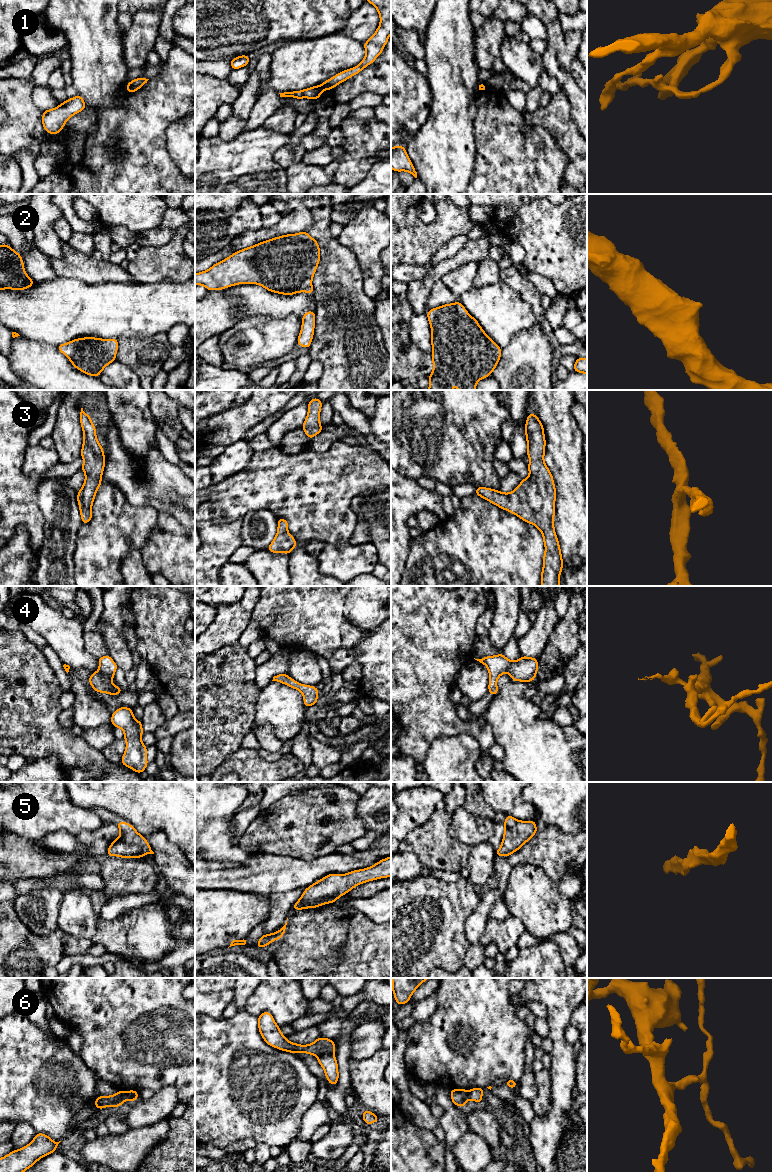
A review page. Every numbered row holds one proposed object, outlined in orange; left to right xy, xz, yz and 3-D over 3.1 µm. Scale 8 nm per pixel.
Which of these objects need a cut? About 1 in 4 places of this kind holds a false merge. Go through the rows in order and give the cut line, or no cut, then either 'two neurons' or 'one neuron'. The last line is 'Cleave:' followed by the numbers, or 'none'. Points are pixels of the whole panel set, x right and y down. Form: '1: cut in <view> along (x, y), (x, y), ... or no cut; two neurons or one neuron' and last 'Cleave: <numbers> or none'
1: cut in xz along (321, 85), (324, 89); two neurons
2: no cut; one neuron
3: no cut; one neuron
4: no cut; one neuron
5: no cut; one neuron
6: cut in xy along (137, 1092), (135, 1094), (128, 1093), (127, 1099); two neurons
Cleave: 1, 6

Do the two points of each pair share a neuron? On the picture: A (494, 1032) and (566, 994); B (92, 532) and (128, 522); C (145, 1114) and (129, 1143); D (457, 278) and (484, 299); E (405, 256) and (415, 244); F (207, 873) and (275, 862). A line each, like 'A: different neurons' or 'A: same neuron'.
A: different neurons
B: same neuron
C: different neurons
D: different neurons
E: same neuron
F: same neuron

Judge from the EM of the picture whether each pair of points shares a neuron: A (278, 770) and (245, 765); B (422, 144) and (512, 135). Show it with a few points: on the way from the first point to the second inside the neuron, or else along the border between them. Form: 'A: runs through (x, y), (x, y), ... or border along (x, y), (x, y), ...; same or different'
A: runs through (270, 770), (253, 770); same
B: border along (477, 116), (474, 122), (475, 163); different

